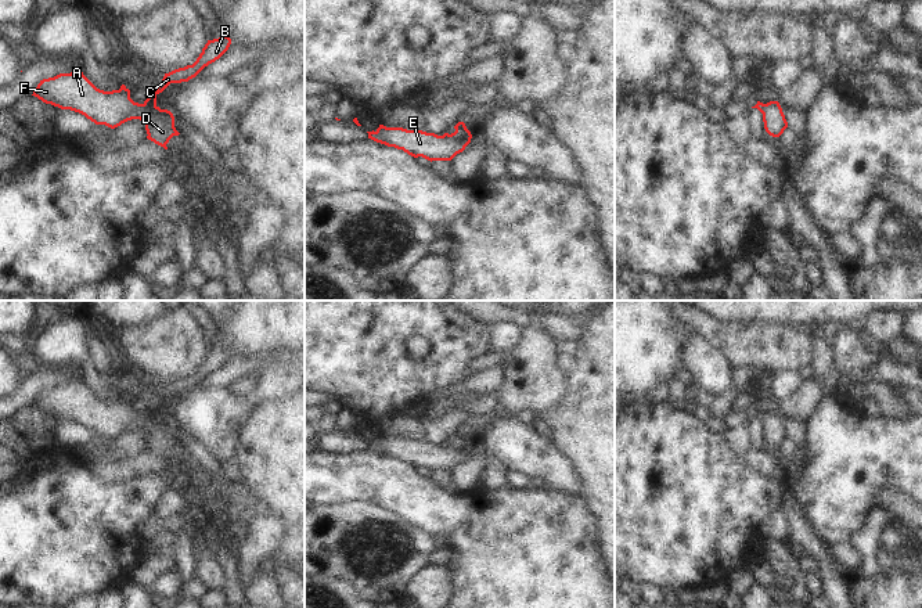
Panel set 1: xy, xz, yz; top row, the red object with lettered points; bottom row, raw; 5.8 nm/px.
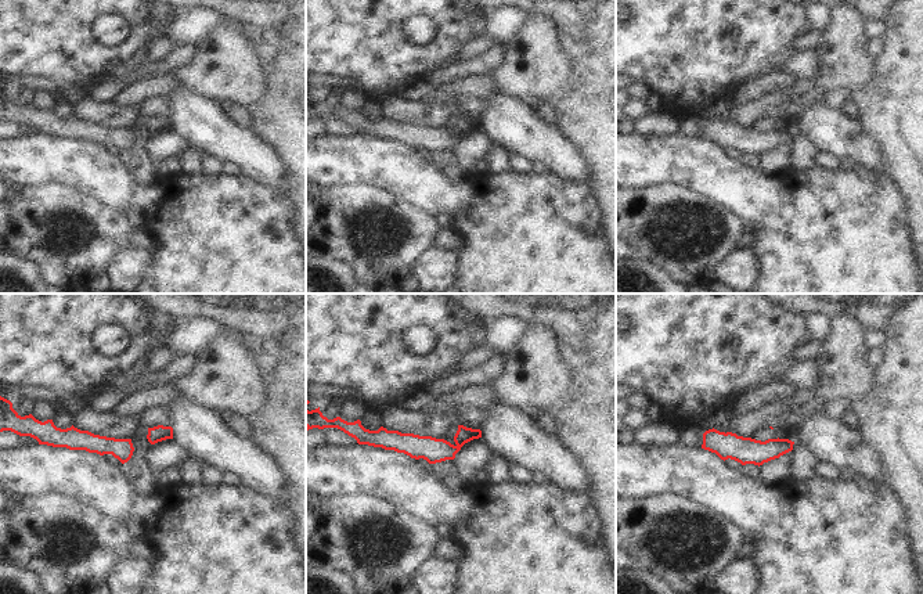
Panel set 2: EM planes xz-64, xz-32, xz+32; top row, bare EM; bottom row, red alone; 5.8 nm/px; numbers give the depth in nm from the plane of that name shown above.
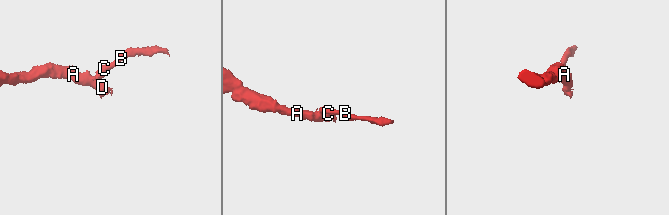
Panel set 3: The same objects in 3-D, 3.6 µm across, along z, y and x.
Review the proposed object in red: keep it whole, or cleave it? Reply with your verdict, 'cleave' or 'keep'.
cleave

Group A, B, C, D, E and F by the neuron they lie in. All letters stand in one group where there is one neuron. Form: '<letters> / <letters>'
A D E F / B C

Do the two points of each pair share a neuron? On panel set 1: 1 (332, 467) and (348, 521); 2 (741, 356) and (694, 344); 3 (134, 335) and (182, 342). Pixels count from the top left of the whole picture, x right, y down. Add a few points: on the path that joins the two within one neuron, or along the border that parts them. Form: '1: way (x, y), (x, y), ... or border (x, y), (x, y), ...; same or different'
1: border (319, 503), (367, 502), (375, 506); different
2: border (692, 331), (715, 346), (734, 369); different
3: way (146, 342), (170, 342); same

